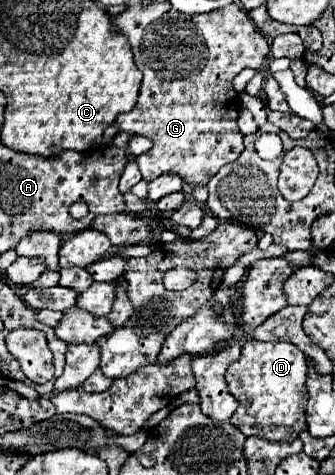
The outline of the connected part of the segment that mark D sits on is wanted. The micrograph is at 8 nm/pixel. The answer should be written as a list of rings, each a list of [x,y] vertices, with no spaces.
[[[245,342],[241,358],[233,362],[225,374],[229,392],[233,392],[239,400],[239,408],[231,416],[231,424],[247,436],[259,436],[269,442],[293,442],[301,430],[307,430],[307,370],[307,358],[295,344]]]

